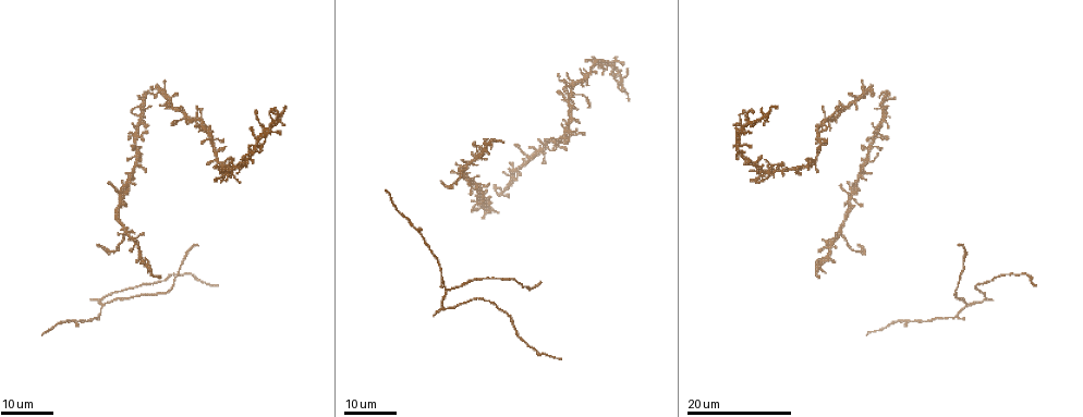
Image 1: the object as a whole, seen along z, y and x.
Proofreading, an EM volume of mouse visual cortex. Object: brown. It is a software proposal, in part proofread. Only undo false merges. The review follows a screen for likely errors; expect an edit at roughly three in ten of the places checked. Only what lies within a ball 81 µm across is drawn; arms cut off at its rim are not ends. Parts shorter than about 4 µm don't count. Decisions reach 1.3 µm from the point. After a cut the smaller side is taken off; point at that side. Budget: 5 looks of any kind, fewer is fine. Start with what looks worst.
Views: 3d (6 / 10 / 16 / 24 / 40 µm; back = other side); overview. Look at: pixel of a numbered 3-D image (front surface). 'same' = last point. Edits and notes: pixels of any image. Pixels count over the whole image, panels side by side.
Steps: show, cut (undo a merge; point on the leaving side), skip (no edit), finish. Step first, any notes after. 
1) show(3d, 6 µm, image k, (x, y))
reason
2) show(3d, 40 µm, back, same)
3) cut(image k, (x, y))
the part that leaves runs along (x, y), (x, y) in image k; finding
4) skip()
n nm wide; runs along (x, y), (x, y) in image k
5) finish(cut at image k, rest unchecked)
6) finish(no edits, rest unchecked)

show(3d, 16 µm, image 1, (128, 234))
four or more arms meet

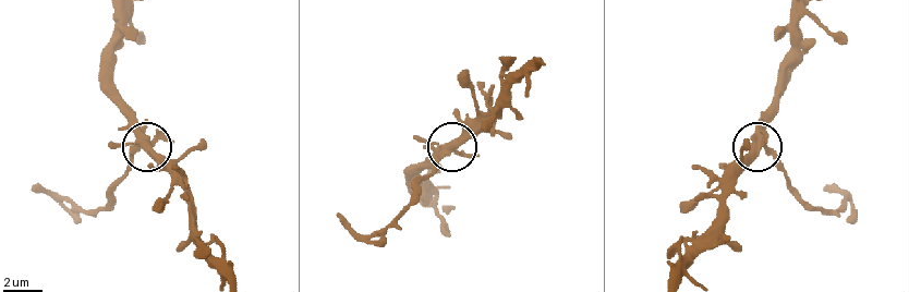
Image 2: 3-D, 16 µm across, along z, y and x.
show(3d, 6 µm, image 2, (445, 154))

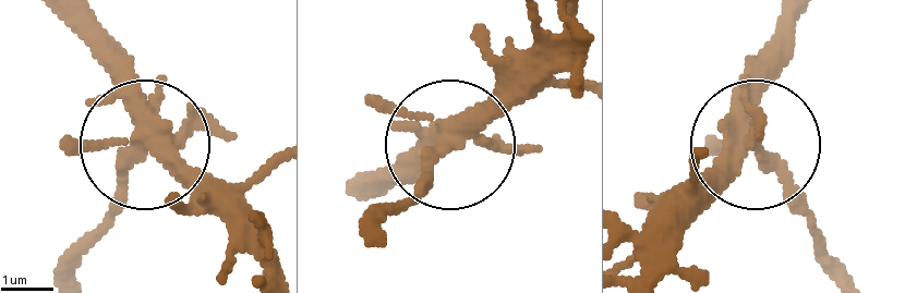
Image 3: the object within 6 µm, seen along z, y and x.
cut(image 3, (119, 212))
5 arms; the part that leaves runs along (762, 149), (845, 275) in image 3; two neurons meet here

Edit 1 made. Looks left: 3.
show(overview)

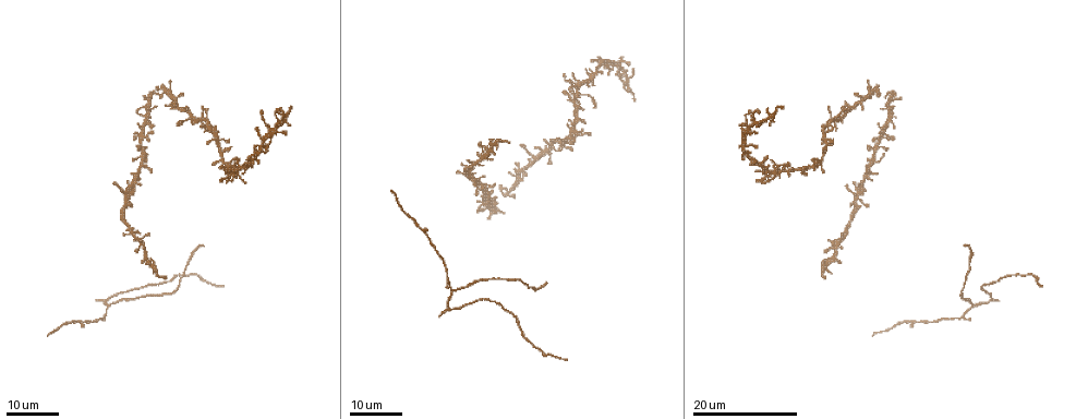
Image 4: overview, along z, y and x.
show(3d, 16 µm, image 4, (126, 194))
looks like a crossing

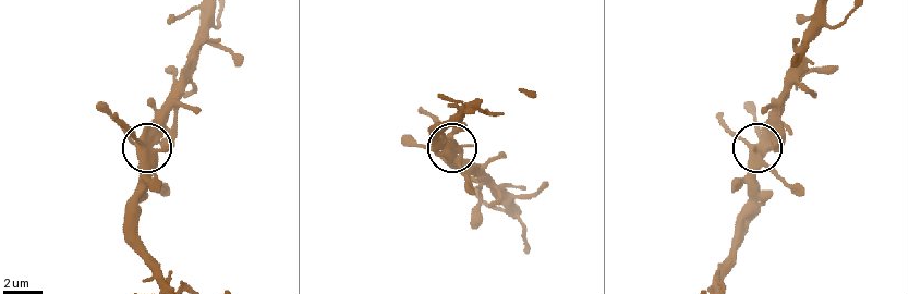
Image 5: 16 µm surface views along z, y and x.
show(3d, 6 µm, image 5, (149, 148))
zoom in

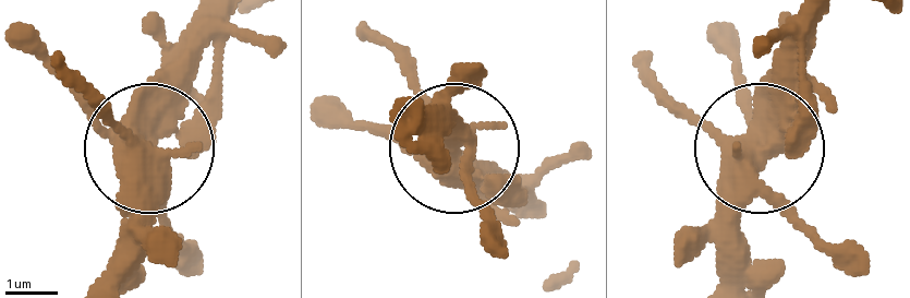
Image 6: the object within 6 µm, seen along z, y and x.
skip()
side arm 86 µm; all the same neuron

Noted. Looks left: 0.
finish(cut at image 3, rest unchecked)

